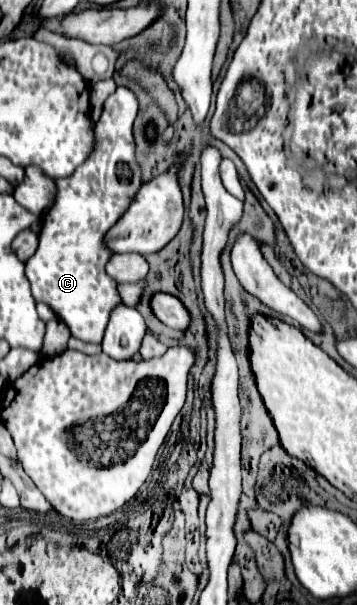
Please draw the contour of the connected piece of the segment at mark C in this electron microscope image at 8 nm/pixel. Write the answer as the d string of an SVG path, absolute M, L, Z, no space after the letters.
M118 87L104 101L102 115L96 123L96 151L70 177L56 179L58 193L54 205L44 215L40 245L36 253L26 261L26 277L30 281L34 299L50 305L54 313L70 327L74 337L90 343L100 343L110 311L122 301L116 291L116 281L108 277L104 271L104 265L108 263L112 253L104 247L102 239L106 231L122 217L122 213L128 209L130 201L142 187L140 167L134 157L134 137L132 137L132 123L136 119L136 111L138 111L138 99L128 87Z

